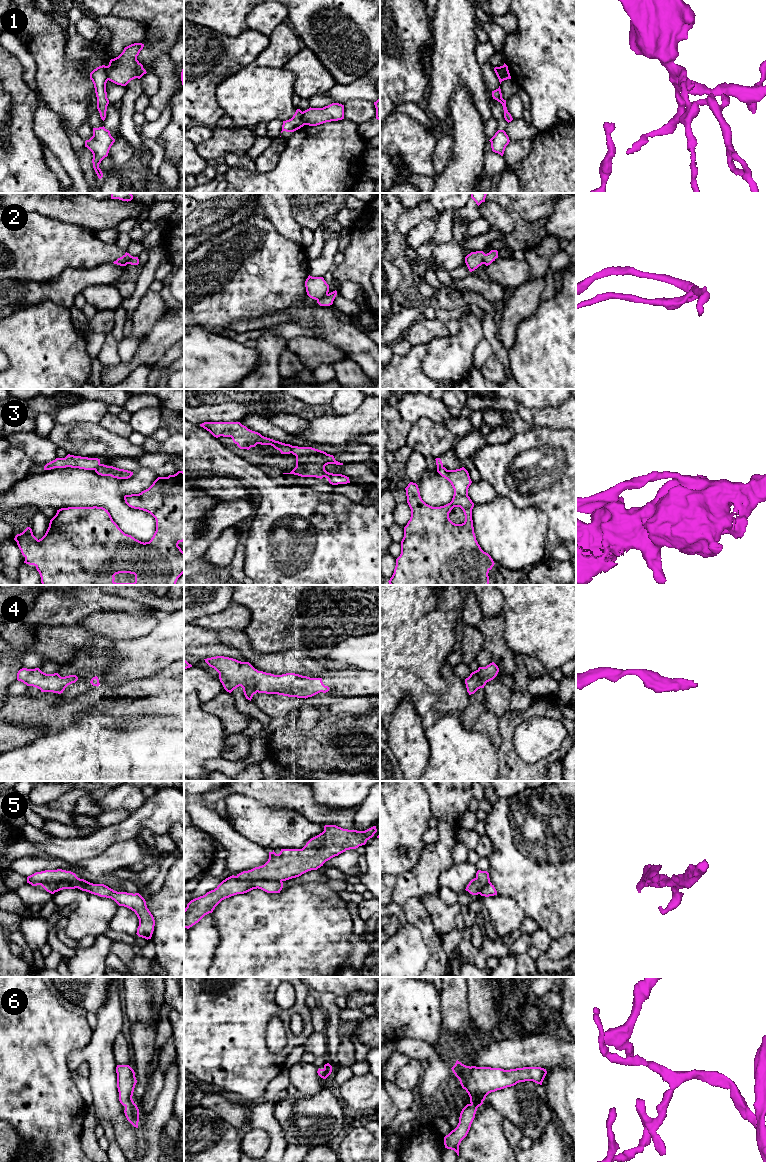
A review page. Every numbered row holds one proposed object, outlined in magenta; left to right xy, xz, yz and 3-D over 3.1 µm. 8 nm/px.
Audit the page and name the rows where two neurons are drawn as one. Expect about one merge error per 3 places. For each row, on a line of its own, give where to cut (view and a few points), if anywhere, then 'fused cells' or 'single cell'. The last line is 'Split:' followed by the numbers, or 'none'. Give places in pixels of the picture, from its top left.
1: cut yz (502, 66), (502, 74), (498, 76); fused cells
2: cut xz (327, 293), (317, 300); fused cells
3: cut xz (293, 446), (290, 452); fused cells
4: cut none; single cell
5: cut none; single cell
6: cut none; single cell
Split: 1, 2, 3

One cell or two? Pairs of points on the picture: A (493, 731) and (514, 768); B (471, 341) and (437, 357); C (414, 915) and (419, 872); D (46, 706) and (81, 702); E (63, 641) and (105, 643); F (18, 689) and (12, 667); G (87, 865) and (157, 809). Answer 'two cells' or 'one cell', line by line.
A: two cells
B: one cell
C: two cells
D: one cell
E: one cell
F: two cells
G: two cells

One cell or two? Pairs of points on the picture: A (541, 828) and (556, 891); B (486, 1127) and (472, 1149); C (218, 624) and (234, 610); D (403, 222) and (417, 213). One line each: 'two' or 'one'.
A: one
B: one
C: one
D: one

